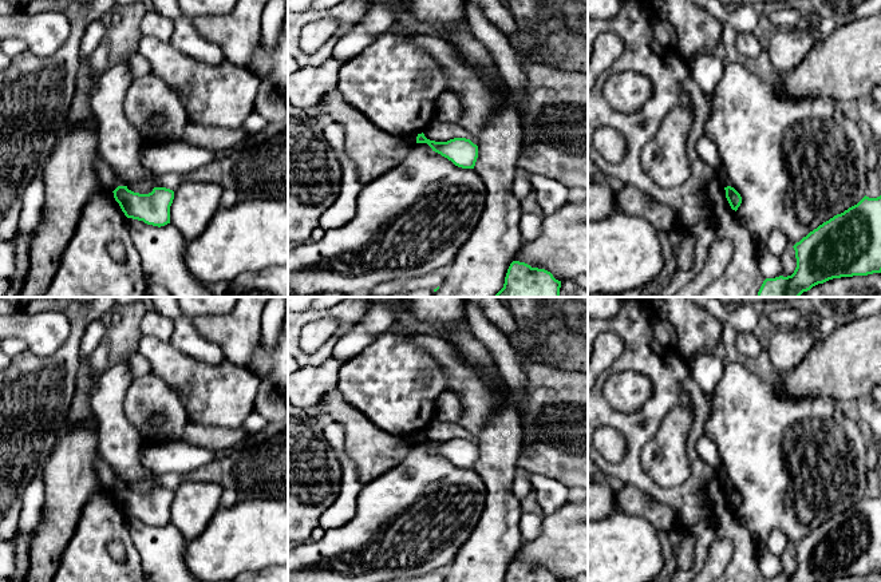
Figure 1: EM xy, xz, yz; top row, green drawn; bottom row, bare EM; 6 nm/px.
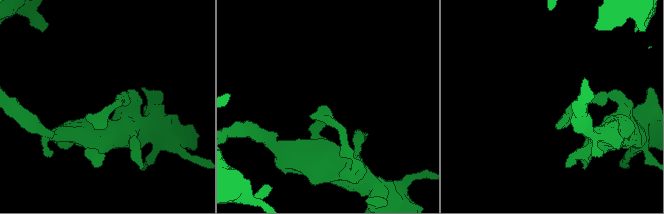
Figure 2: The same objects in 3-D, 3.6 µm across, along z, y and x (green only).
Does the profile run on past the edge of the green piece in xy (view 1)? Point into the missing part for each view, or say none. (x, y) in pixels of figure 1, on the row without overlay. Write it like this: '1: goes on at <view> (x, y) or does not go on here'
1: does not go on here

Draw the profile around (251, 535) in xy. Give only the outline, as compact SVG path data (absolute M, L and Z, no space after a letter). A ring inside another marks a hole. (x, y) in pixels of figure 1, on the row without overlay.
M252 499L238 500L232 507L220 507L210 519L205 531L195 539L187 542L185 562L189 571L199 582L230 582L238 574L257 571L273 566L288 565L288 500L281 499Z

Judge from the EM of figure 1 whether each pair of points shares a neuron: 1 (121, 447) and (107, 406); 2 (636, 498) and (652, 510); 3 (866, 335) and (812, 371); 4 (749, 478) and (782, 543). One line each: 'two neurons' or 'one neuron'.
1: one neuron
2: one neuron
3: one neuron
4: two neurons

